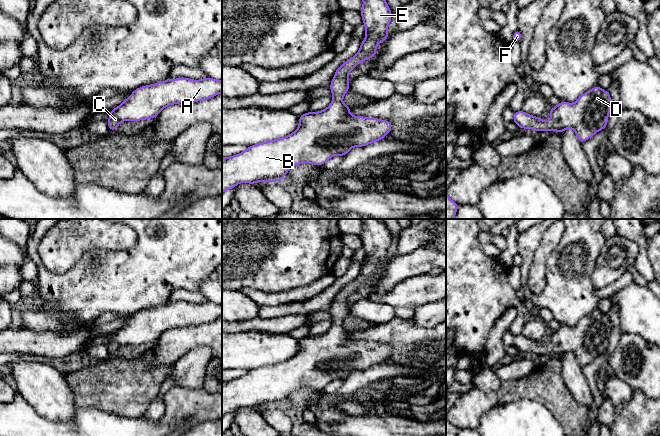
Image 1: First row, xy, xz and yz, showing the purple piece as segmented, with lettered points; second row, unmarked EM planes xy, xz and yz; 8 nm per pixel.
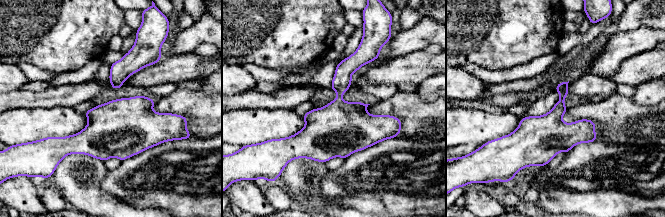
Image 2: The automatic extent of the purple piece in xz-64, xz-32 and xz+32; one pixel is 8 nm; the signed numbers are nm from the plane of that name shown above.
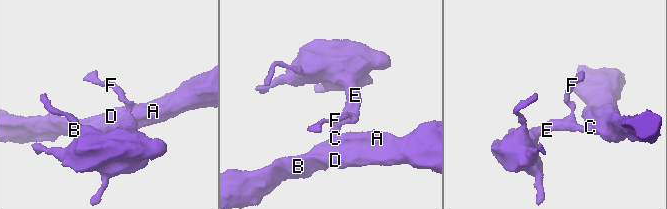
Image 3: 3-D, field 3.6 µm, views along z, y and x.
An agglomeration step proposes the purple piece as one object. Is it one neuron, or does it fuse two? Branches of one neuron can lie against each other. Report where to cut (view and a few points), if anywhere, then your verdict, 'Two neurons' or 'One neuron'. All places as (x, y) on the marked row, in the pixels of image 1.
No split. One neuron

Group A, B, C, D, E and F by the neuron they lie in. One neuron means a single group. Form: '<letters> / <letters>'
A B C D E F

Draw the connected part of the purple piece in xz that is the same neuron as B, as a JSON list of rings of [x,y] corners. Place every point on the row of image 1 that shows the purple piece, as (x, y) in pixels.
[[[363,0],[360,14],[367,36],[361,42],[359,51],[336,69],[329,86],[333,97],[330,105],[319,112],[307,112],[300,115],[299,127],[292,134],[251,145],[242,153],[223,157],[222,193],[233,189],[239,183],[280,182],[293,166],[303,163],[323,166],[333,156],[344,157],[352,147],[364,147],[370,143],[383,140],[391,131],[391,121],[351,115],[349,110],[352,106],[346,106],[342,102],[343,97],[349,91],[348,74],[359,63],[374,58],[378,44],[381,41],[386,41],[389,37],[387,28],[392,19],[392,12],[386,0]]]

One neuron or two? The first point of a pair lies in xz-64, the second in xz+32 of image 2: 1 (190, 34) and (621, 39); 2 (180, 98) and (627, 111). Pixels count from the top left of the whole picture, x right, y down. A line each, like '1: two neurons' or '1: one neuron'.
1: one neuron
2: one neuron

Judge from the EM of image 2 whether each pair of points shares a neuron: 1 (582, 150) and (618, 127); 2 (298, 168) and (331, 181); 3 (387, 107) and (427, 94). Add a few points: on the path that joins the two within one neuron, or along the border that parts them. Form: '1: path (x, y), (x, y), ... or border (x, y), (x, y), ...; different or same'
1: border (596, 140), (619, 145); different
2: border (329, 170), (322, 179), (321, 193), (332, 200); different
3: border (415, 91), (425, 100), (435, 99); different

